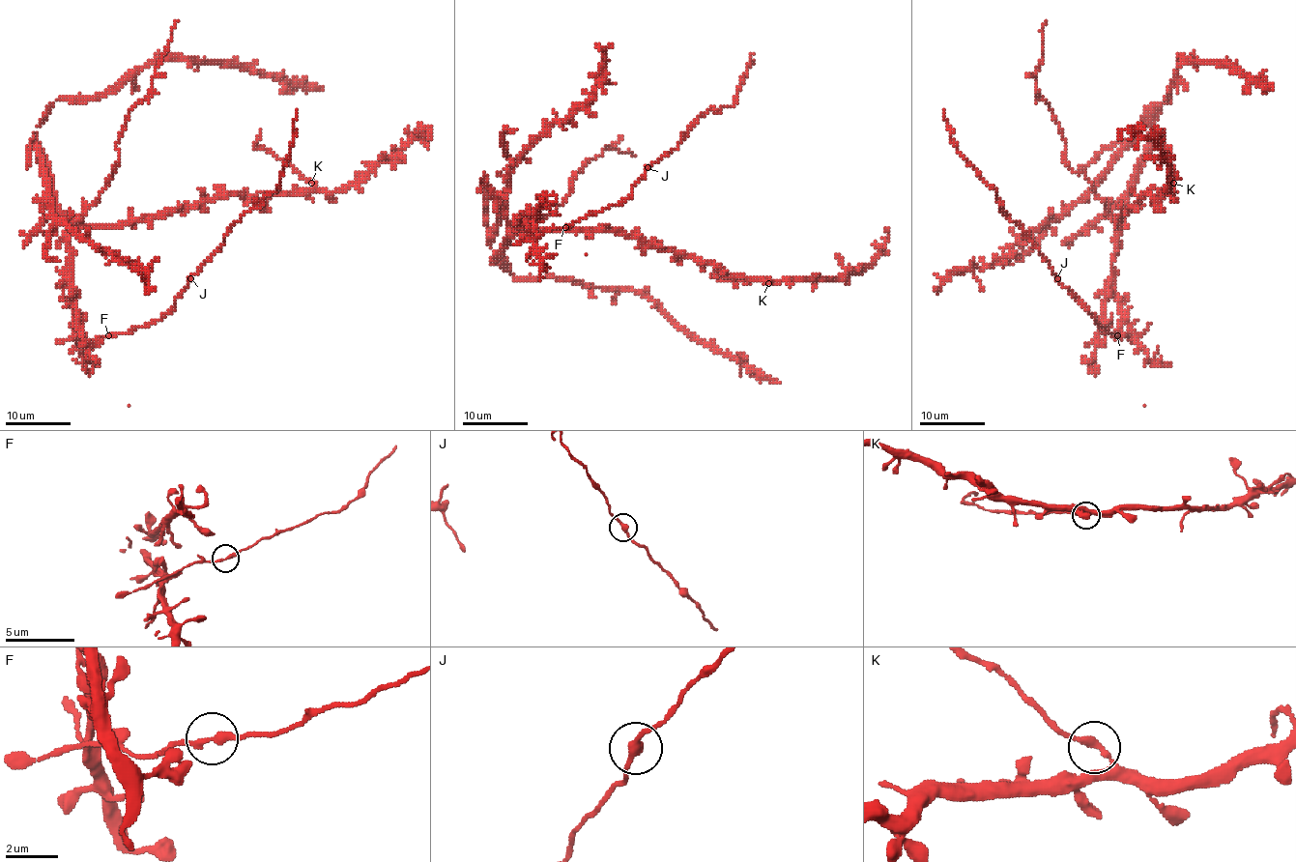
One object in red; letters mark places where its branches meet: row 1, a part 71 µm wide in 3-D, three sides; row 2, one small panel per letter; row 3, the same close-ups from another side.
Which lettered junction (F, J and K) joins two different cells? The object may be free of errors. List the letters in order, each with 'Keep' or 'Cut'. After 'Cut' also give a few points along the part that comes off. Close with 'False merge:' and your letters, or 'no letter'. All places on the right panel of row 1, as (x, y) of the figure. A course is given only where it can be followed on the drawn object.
F: Keep
J: Keep
K: Cut. Course of the part to remove: (1173, 183), (1170, 148), (1162, 140), (1164, 129)
False merge: K

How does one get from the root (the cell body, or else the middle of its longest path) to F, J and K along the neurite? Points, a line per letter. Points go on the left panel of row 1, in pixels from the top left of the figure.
F: (69, 250), (69, 291), (77, 330), (89, 339), (108, 335)
J: (69, 250), (72, 311), (77, 319), (77, 330), (89, 339), (125, 334), (160, 319), (188, 285), (190, 278)
K: (69, 250), (73, 225), (125, 225), (230, 196), (268, 199), (310, 191), (312, 183)

